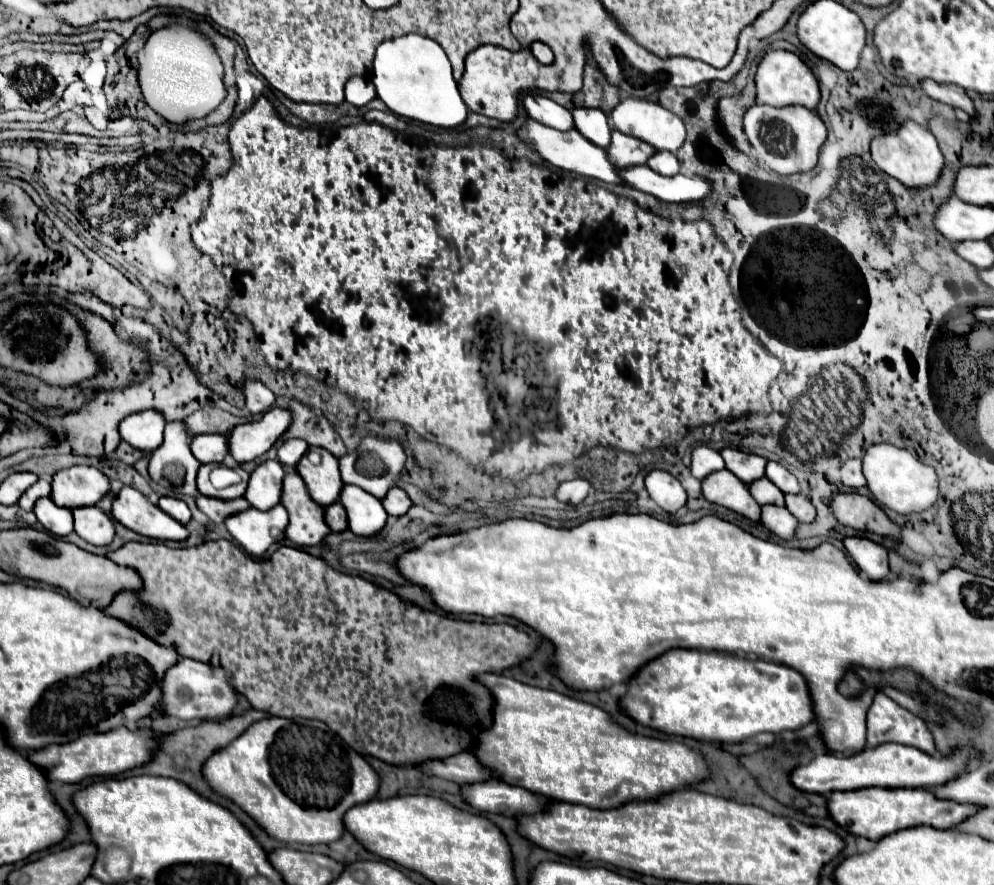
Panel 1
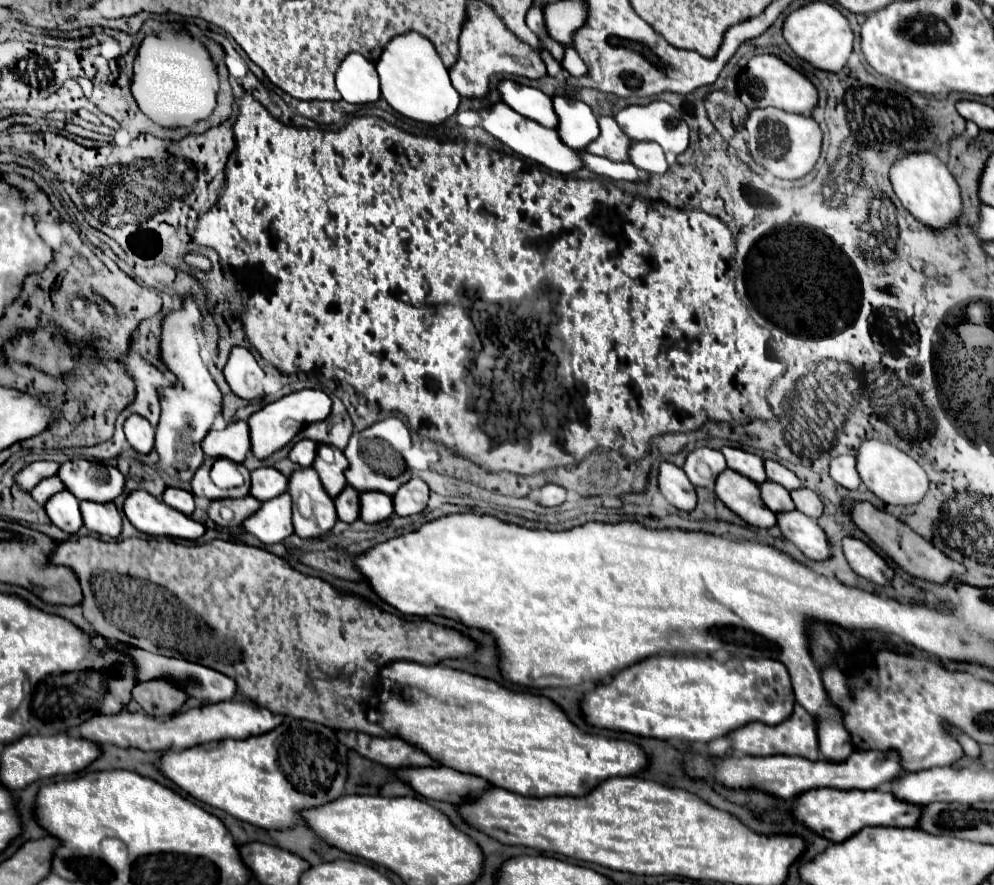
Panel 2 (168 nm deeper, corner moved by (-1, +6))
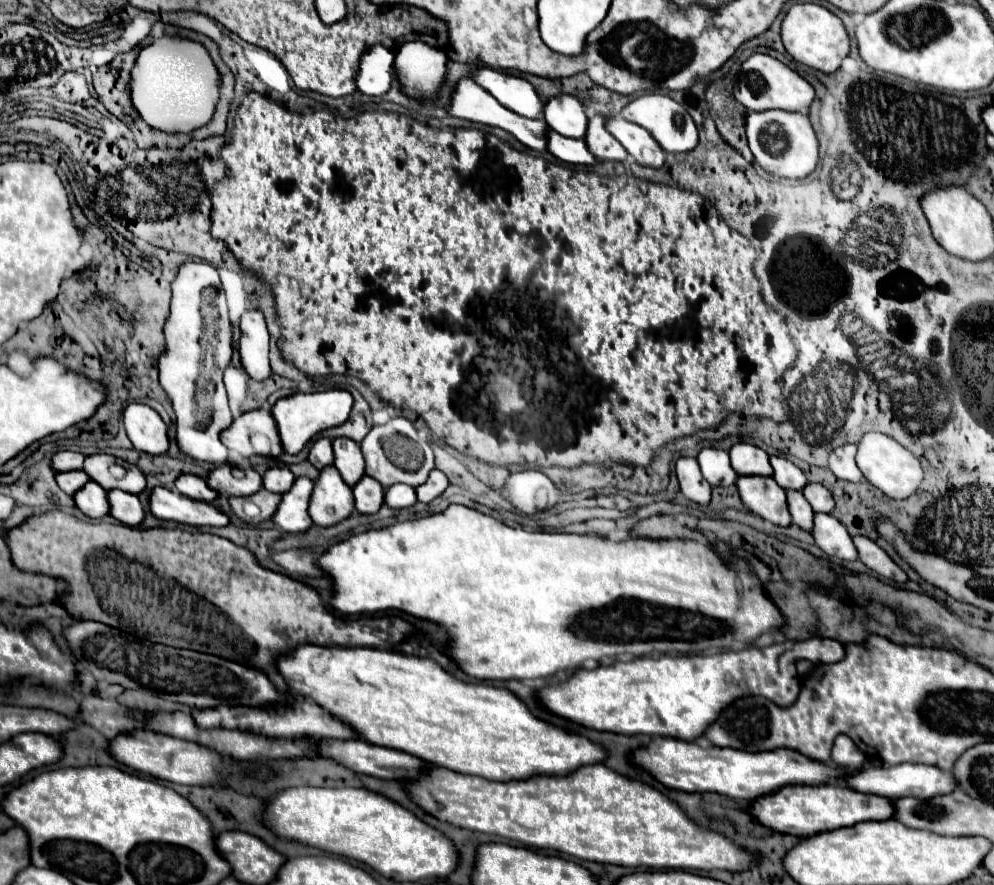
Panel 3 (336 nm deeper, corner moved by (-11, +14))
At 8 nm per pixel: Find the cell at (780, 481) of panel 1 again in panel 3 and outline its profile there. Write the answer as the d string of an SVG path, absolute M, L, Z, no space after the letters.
M771 456L771 466L775 470L773 478L775 478L777 484L781 484L781 488L785 488L785 490L801 490L807 484L807 478L805 478L803 470L799 470L787 458Z

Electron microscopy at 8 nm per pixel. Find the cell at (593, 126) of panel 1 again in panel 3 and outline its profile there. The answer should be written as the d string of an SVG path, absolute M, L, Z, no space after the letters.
M555 96L545 106L545 122L549 128L567 138L583 138L587 130L587 116L583 104L575 96Z

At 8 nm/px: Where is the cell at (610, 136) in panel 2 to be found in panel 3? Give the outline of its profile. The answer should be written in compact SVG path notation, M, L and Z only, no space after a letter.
M595 116L587 124L587 134L585 134L585 144L587 150L599 158L599 160L625 160L627 150L603 128L603 116Z

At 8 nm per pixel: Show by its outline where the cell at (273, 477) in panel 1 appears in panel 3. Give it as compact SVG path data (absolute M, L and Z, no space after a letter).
M285 466L269 468L263 474L263 488L269 490L269 492L275 492L275 494L285 494L293 486L293 482L295 482L295 476Z

